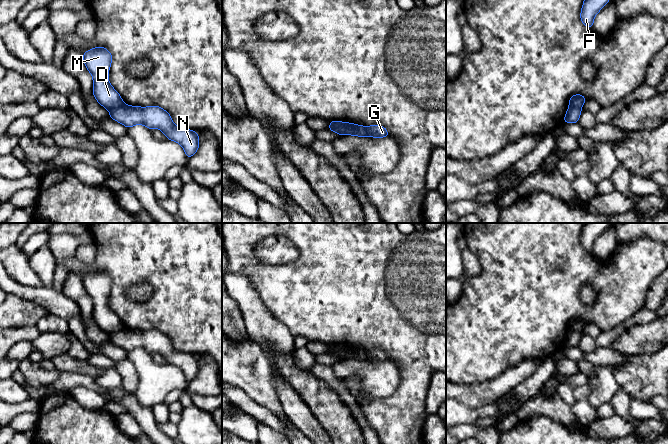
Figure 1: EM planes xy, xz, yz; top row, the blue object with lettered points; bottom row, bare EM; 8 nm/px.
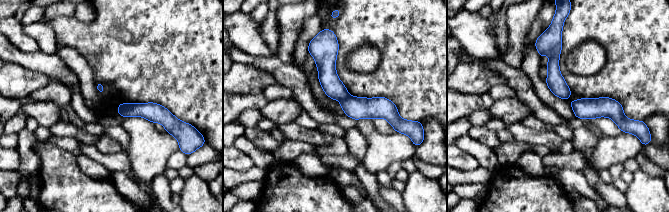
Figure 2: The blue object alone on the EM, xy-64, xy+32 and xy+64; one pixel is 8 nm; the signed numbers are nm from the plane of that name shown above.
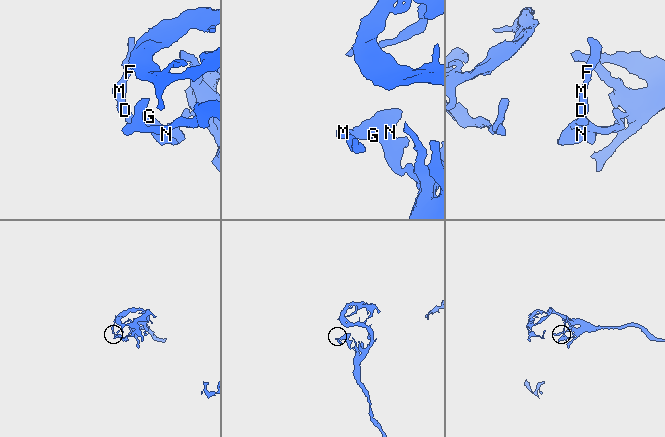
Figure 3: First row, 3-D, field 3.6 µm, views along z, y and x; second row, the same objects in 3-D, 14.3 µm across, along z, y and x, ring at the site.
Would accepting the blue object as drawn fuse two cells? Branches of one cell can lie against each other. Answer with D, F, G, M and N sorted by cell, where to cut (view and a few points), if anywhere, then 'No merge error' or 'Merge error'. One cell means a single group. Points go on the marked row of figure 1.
Groups: D F M / G N. Split along xy (124, 104), (109, 110). Merge error

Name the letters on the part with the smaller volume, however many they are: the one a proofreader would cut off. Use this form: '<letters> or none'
D, F, M

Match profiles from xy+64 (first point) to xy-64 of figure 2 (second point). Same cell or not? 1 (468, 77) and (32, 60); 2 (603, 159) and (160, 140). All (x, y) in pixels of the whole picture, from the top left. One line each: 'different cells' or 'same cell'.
1: different cells
2: same cell

